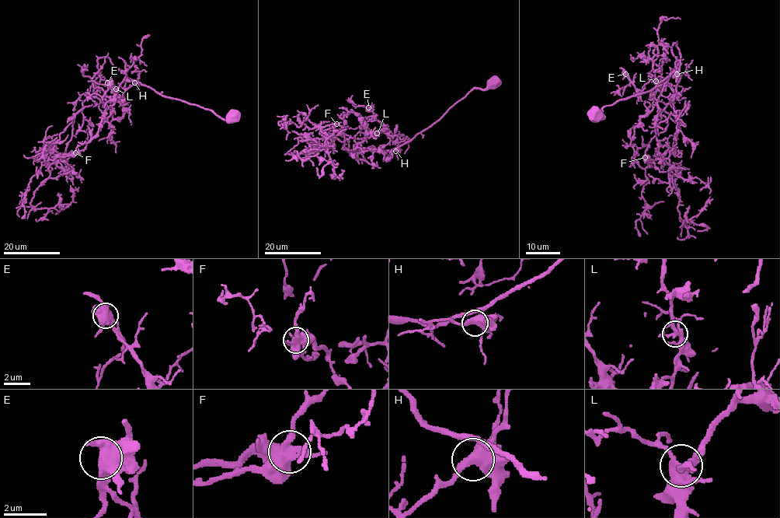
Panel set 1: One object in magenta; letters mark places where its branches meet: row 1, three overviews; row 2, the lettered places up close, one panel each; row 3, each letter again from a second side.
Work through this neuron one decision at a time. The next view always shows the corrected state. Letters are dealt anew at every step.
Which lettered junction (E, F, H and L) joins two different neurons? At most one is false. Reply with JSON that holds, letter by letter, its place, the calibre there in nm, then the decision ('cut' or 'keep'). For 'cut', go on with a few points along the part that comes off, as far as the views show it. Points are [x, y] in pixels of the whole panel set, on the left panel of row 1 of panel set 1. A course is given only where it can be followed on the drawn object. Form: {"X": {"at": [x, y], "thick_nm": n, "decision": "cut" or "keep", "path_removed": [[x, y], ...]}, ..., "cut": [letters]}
{"E": {"at": [107, 82], "thick_nm": 480, "decision": "keep"}, "F": {"at": [75, 152], "thick_nm": 440, "decision": "keep"}, "H": {"at": [134, 82], "thick_nm": 440, "decision": "keep"}, "L": {"at": [116, 89], "thick_nm": 360, "decision": "keep"}, "cut": []}

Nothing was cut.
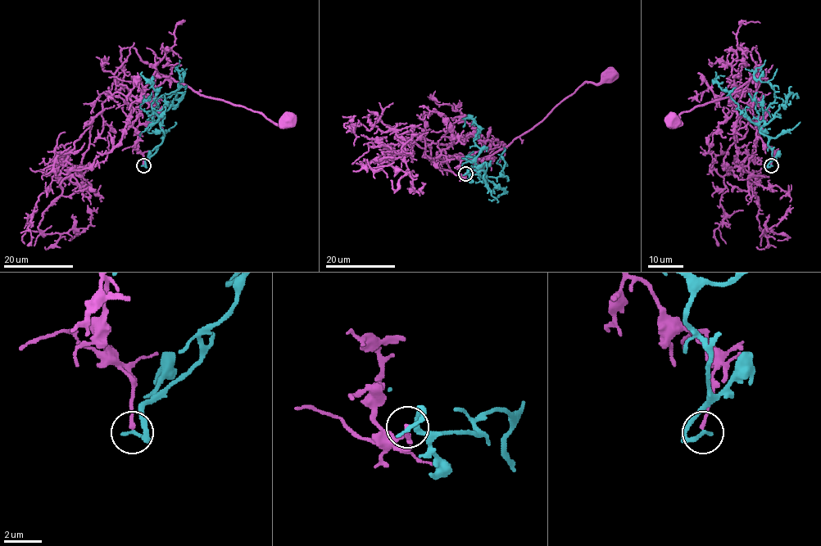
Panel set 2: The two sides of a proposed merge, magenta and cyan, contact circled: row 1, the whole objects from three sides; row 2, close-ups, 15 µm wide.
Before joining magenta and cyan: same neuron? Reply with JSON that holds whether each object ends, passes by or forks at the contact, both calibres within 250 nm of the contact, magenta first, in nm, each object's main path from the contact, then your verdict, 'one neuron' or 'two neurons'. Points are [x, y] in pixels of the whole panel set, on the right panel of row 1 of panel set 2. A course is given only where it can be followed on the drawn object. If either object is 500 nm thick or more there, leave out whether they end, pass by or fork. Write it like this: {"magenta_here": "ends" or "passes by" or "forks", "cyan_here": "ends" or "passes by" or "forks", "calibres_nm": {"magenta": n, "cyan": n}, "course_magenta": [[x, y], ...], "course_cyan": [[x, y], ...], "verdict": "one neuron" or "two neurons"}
{"magenta_here": "ends", "cyan_here": "ends", "calibres_nm": {"magenta": 180, "cyan": 200}, "course_magenta": [[770, 165], [773, 152], [756, 136], [753, 77], [727, 97], [682, 112], [680, 124], [671, 119]], "course_cyan": [[770, 165], [768, 138], [760, 128], [775, 91], [754, 76], [765, 60]], "verdict": "two neurons"}

